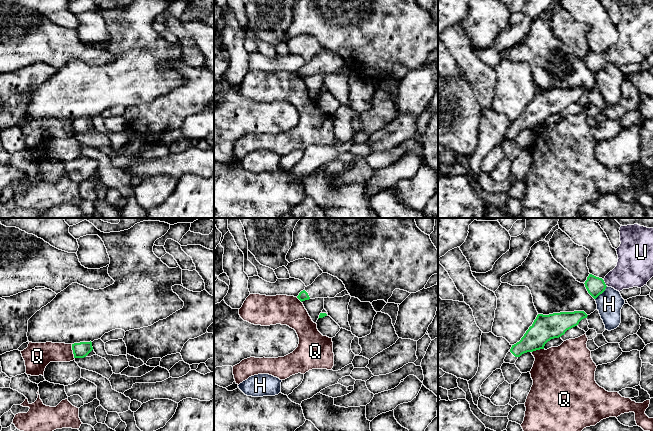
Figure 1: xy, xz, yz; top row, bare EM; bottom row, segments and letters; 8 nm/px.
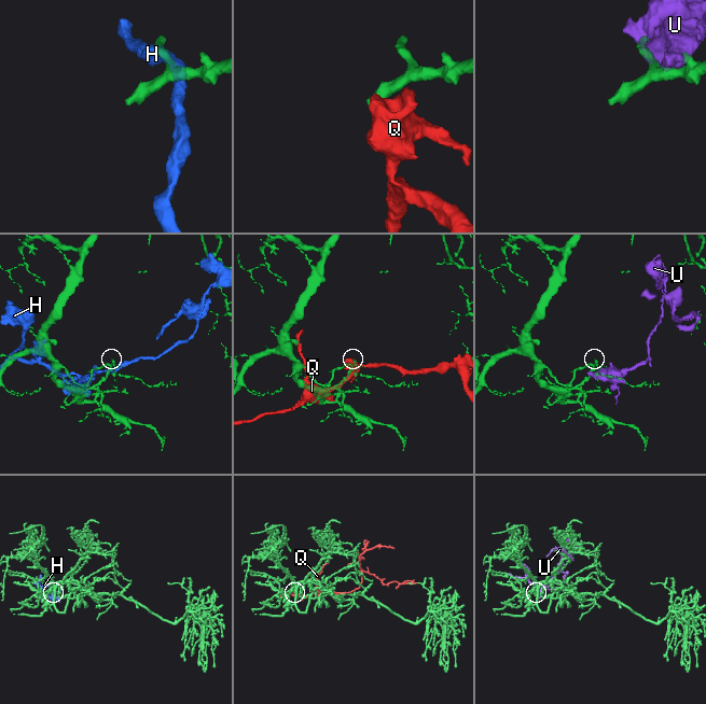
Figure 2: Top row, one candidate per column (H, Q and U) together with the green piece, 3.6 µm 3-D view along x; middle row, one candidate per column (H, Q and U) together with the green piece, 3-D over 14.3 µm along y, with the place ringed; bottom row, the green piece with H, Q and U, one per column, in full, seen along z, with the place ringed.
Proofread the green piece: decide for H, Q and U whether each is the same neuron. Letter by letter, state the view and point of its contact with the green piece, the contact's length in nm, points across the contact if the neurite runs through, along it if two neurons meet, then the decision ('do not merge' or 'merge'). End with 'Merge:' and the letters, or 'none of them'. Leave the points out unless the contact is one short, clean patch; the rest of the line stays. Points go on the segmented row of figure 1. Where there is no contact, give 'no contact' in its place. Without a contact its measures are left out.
H: contact yz (601, 293); length 150 nm; do not merge
Q: contact xy (73, 351); length 120 nm; do not merge
U: contact yz (604, 283); length 70 nm; do not merge
Merge: none of them

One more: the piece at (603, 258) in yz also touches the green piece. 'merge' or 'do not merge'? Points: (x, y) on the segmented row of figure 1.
do not merge

